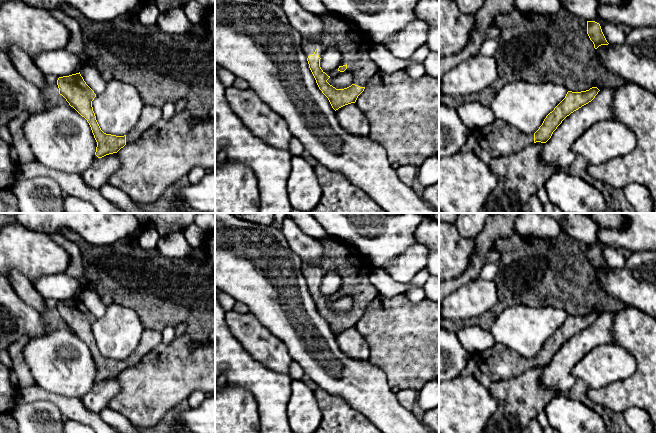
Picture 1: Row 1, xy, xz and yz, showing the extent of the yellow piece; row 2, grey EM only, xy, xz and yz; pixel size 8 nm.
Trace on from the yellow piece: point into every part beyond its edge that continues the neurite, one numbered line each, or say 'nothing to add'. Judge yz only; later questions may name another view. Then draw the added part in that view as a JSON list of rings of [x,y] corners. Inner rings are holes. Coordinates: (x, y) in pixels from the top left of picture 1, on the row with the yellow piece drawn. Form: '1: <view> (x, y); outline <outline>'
1: yz (498, 139); outline [[[495,120],[480,130],[471,130],[462,152],[475,153],[485,164],[499,156],[509,156],[534,143],[534,134],[525,134],[516,127]]]

